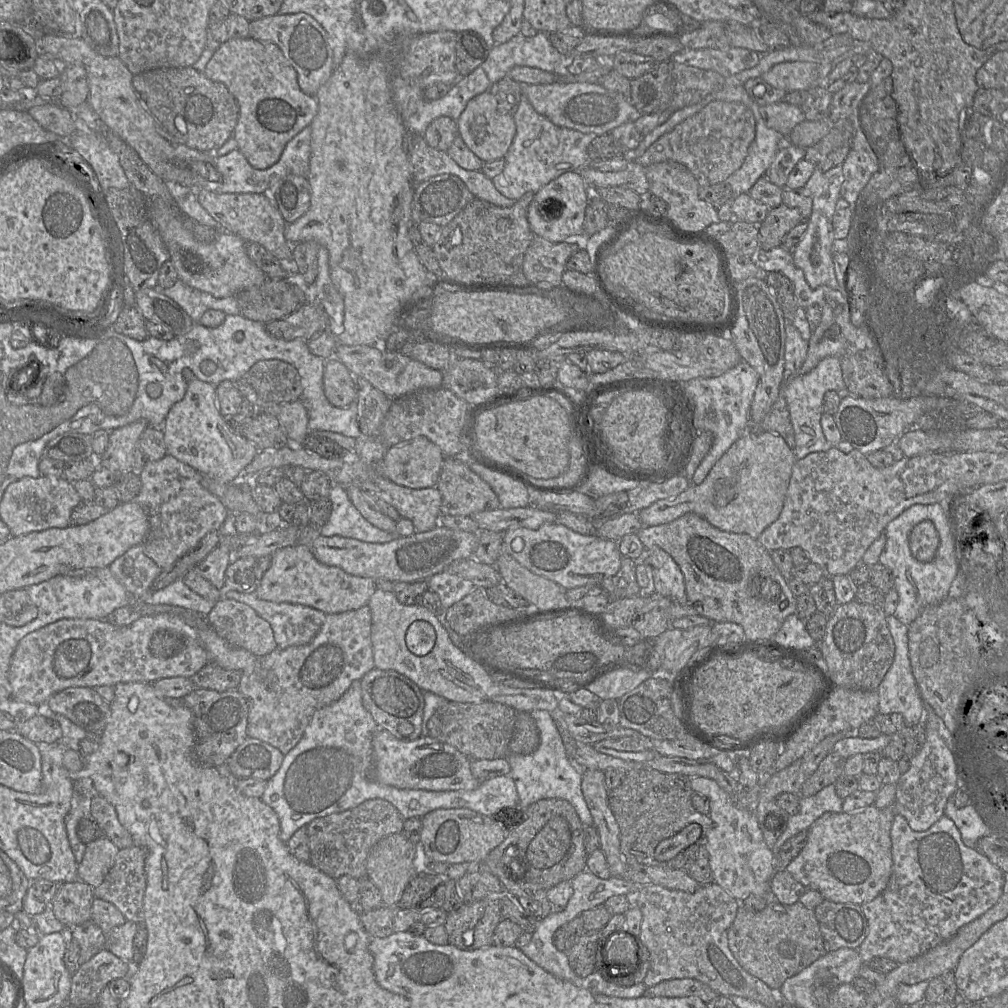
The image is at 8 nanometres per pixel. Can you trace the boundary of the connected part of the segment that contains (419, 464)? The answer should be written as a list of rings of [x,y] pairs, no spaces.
[[[418,436],[388,446],[383,459],[375,466],[378,474],[412,489],[436,487],[445,456],[425,436]]]

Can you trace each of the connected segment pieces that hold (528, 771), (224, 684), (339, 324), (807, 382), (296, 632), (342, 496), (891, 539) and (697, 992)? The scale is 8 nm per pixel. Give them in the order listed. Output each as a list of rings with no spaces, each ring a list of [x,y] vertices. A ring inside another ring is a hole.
[[[533,710],[530,714],[539,729],[539,747],[531,754],[516,754],[508,751],[506,756],[511,766],[509,775],[517,788],[519,808],[525,809],[542,799],[563,799],[572,804],[584,827],[594,826],[594,820],[581,790],[582,770],[569,759],[551,713],[546,710]]]
[[[208,662],[190,679],[195,688],[204,688],[224,692],[238,687],[242,672],[226,670],[213,662]]]
[[[320,246],[318,252],[317,278],[308,288],[329,318],[329,331],[338,338],[343,331],[344,301],[330,278],[329,254],[324,247]]]
[[[826,357],[810,372],[787,377],[784,382],[784,398],[794,430],[795,448],[793,451],[796,460],[810,453],[827,451],[833,447],[825,438],[820,422],[823,414],[823,398],[828,391],[836,391],[839,394],[847,393],[839,357]]]
[[[224,586],[220,589],[222,597],[233,599],[251,607],[261,618],[265,619],[271,626],[274,639],[279,649],[291,646],[302,646],[310,643],[318,634],[325,622],[326,614],[318,609],[292,603],[275,603],[259,599],[254,593],[240,593],[237,591],[226,591]]]
[[[333,485],[329,500],[332,512],[328,522],[320,529],[324,537],[341,536],[368,543],[387,543],[397,536],[368,522],[350,501],[346,488]]]
[[[952,502],[930,505],[915,504],[892,520],[884,529],[886,544],[879,557],[879,563],[888,568],[893,576],[893,588],[898,592],[898,604],[894,616],[905,625],[911,624],[928,606],[943,601],[952,581],[959,572],[957,542],[953,534],[951,517]],[[924,520],[931,521],[939,536],[939,547],[932,561],[920,562],[910,552],[909,535],[916,524]]]
[[[692,978],[664,980],[645,990],[647,997],[689,997],[700,998],[703,1002],[709,1003],[715,1000],[718,995],[707,984]]]

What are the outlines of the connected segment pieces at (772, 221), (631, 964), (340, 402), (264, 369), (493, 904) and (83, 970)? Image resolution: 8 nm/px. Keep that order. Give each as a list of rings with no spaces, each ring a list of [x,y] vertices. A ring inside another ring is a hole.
[[[783,204],[770,209],[759,228],[759,248],[770,250],[782,244],[787,233],[802,222],[803,219],[797,209]]]
[[[623,931],[609,938],[603,952],[604,963],[615,966],[611,968],[614,977],[623,977],[635,972],[637,953],[635,936]]]
[[[334,356],[326,360],[323,388],[326,398],[335,407],[347,407],[357,398],[354,375]]]
[[[279,359],[256,362],[246,374],[246,380],[263,402],[294,402],[300,400],[303,391],[297,369]]]
[[[498,899],[464,903],[459,909],[447,912],[444,926],[448,943],[462,950],[493,945],[493,934],[502,918]]]
[[[101,949],[71,975],[68,1003],[73,1007],[96,1005],[102,989],[114,979],[125,978],[129,965],[108,949]]]

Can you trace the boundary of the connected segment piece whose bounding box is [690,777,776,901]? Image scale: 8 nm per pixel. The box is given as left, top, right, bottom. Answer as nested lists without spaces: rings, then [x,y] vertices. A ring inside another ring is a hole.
[[[691,777],[690,785],[694,793],[710,800],[709,817],[713,827],[707,835],[707,850],[714,882],[739,901],[751,894],[769,895],[771,879],[776,872],[775,856],[765,843],[755,814],[738,808],[730,795],[712,779]]]

